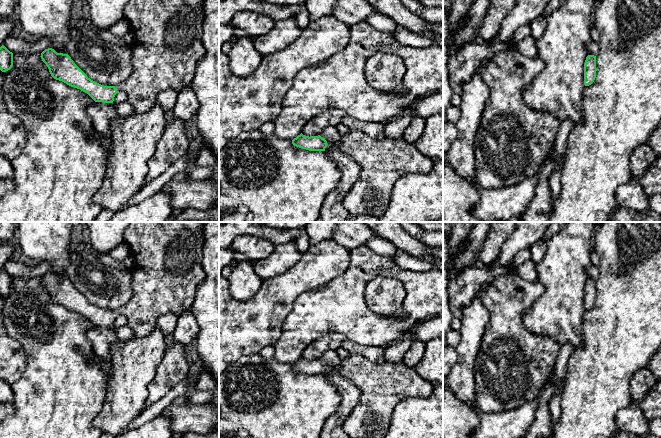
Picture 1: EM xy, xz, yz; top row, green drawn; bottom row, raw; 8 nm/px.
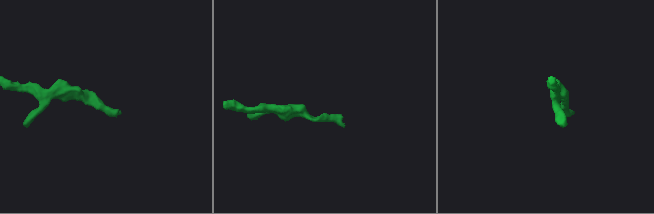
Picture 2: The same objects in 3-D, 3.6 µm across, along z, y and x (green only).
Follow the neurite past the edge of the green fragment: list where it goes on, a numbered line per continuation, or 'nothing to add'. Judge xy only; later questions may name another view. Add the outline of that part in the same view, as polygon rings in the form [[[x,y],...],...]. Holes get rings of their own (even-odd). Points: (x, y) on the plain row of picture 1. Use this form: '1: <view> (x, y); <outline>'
1: xy (168, 270); [[[130,222],[124,231],[124,242],[129,246],[135,259],[132,273],[132,297],[123,306],[115,309],[118,316],[127,318],[127,325],[133,335],[145,337],[156,327],[161,315],[173,313],[179,317],[184,311],[190,311],[199,285],[205,278],[202,266],[204,222]]]

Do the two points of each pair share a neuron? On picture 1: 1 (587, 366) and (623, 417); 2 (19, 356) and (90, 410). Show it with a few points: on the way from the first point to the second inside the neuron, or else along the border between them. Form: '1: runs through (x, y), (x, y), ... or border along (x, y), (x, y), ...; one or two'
1: border along (630, 404), (621, 408), (616, 414), (616, 427); two
2: border along (17, 340), (27, 364), (14, 382); two

